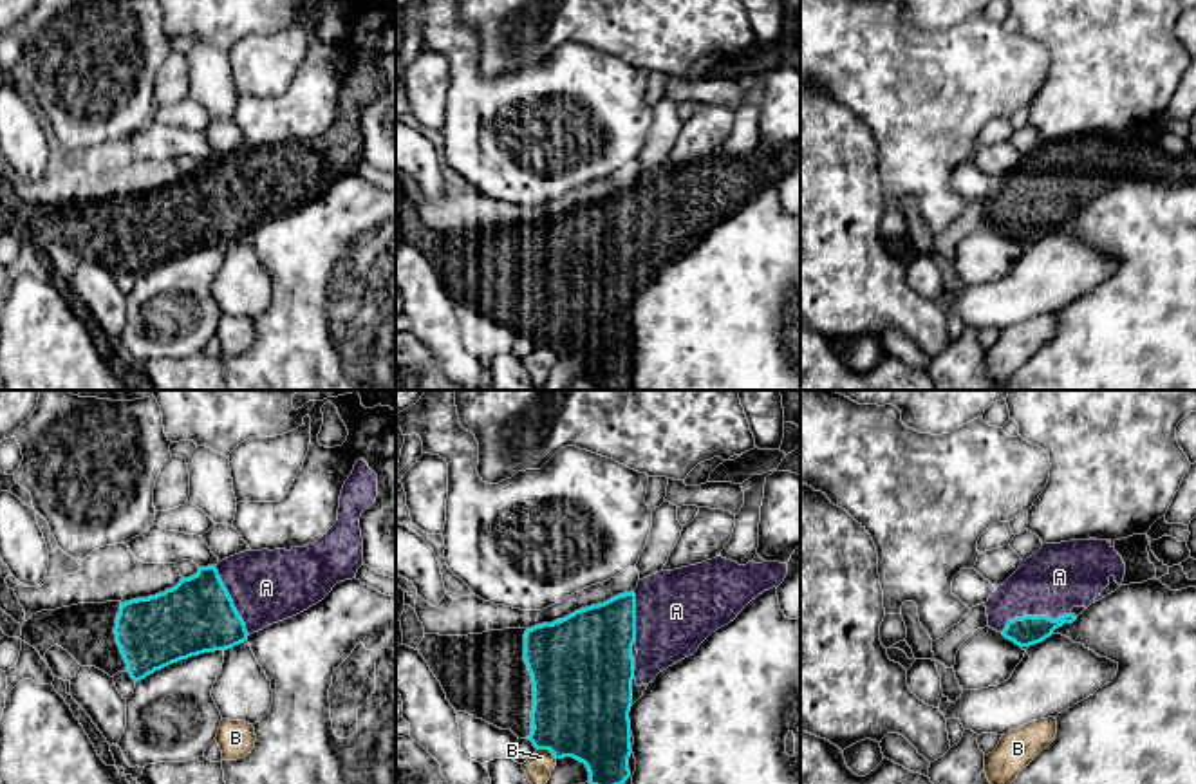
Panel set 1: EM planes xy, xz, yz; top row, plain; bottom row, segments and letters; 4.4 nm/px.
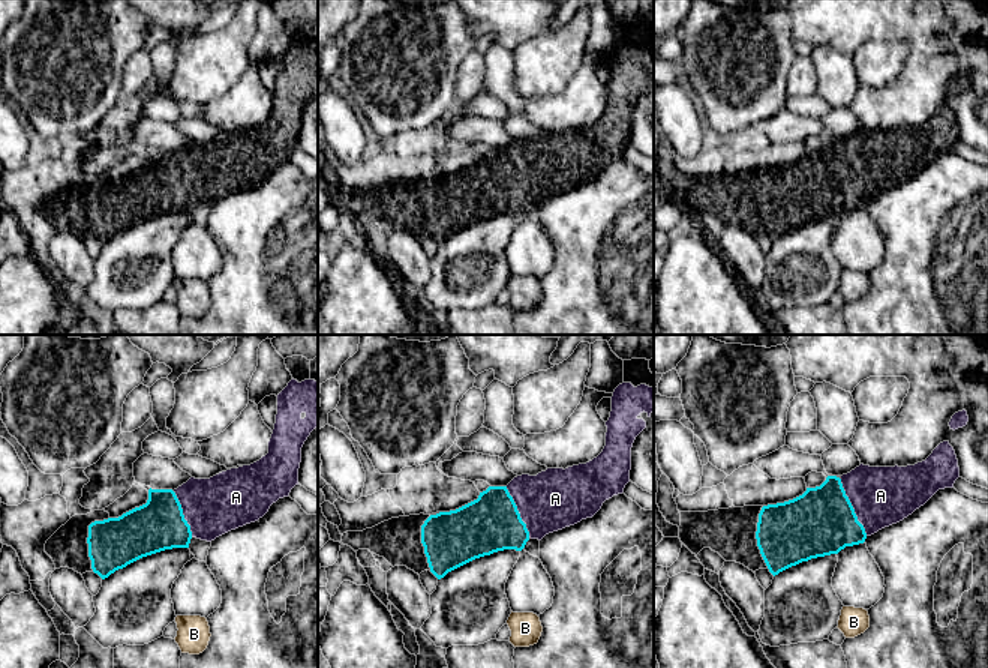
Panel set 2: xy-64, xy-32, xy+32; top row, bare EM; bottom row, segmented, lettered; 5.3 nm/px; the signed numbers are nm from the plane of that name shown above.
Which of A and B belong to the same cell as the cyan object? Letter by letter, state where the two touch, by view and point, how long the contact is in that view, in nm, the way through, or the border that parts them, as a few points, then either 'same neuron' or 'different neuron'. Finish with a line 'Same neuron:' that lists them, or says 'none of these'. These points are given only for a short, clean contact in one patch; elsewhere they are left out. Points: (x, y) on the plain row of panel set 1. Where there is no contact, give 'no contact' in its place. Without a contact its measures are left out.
A: meets cyan in xy at (232, 197); contact 340 nm long; same neuron
B: meets cyan in xz at (548, 344); contact 100 nm long; border along xz (537, 344), (546, 344), (555, 354); different neuron
Same neuron: A

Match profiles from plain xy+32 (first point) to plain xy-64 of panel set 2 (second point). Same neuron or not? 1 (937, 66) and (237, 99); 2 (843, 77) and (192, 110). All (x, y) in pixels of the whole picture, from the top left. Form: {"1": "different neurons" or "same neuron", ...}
{"1": "same neuron", "2": "same neuron"}

